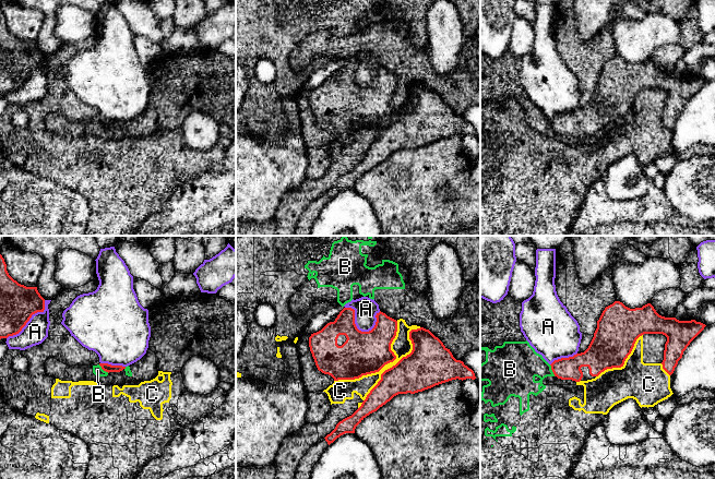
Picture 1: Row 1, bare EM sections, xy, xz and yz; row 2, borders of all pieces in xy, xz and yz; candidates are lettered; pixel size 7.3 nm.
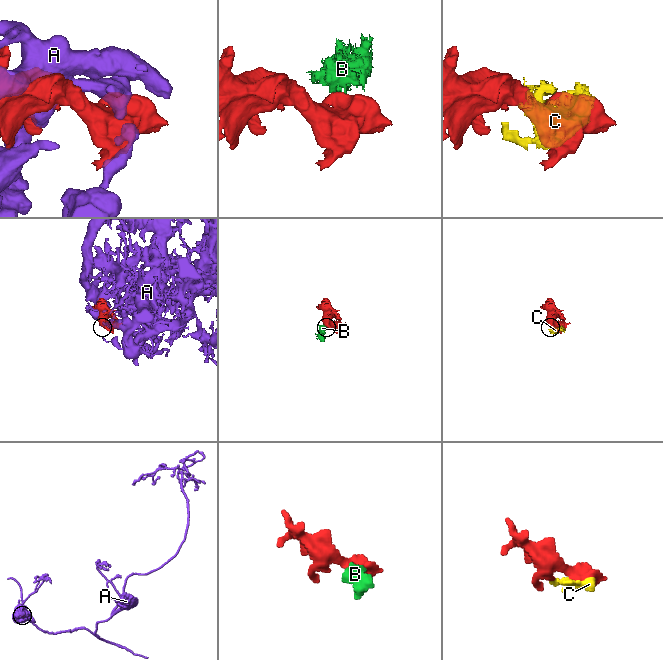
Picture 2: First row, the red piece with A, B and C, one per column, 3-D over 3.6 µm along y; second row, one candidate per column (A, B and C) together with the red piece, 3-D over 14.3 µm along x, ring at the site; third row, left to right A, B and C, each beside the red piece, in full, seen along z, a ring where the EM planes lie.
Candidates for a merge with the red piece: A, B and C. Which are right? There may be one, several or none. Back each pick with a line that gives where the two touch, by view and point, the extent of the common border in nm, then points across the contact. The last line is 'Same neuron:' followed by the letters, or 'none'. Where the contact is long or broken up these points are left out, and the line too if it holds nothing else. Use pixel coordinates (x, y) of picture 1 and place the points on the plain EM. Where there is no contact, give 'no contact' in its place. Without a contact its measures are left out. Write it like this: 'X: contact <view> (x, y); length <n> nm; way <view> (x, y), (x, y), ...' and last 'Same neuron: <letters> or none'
Same neuron: none

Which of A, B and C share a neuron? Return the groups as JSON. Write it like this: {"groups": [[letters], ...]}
{"groups": [["A"], ["B", "C"]]}

